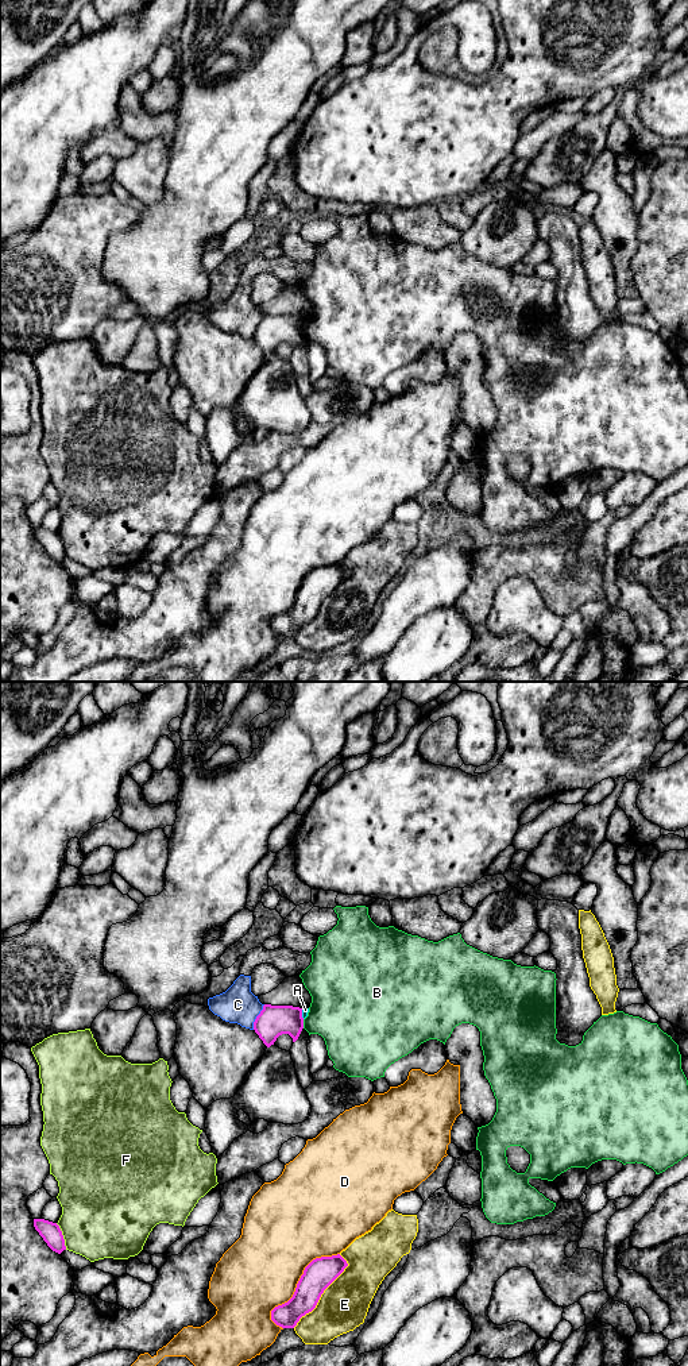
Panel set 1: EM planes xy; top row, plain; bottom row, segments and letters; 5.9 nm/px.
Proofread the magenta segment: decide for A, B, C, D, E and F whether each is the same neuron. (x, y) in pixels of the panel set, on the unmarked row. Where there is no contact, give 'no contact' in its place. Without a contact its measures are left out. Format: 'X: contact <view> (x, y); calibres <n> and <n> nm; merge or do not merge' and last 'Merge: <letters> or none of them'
A: contact xy (301, 323); calibres 190 and 40 nm; do not merge
B: contact xy (302, 332); calibres 190 and 380 nm; do not merge
C: contact xy (256, 325); calibres 190 and 220 nm; do not merge
D: contact xy (298, 591); calibres 180 and 460 nm; do not merge
E: contact xy (323, 601); calibres 180 and 280 nm; do not merge
F: contact xy (62, 545); calibres 120 and 460 nm; do not merge
Merge: none of them

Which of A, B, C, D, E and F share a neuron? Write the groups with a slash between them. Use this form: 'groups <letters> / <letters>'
groups A / B / C / D / E / F

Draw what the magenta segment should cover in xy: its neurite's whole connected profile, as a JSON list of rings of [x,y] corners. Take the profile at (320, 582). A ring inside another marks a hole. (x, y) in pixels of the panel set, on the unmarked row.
[[[340,563],[313,568],[305,576],[293,606],[271,620],[271,629],[282,637],[294,637],[302,625],[316,617],[324,599],[347,575]]]

